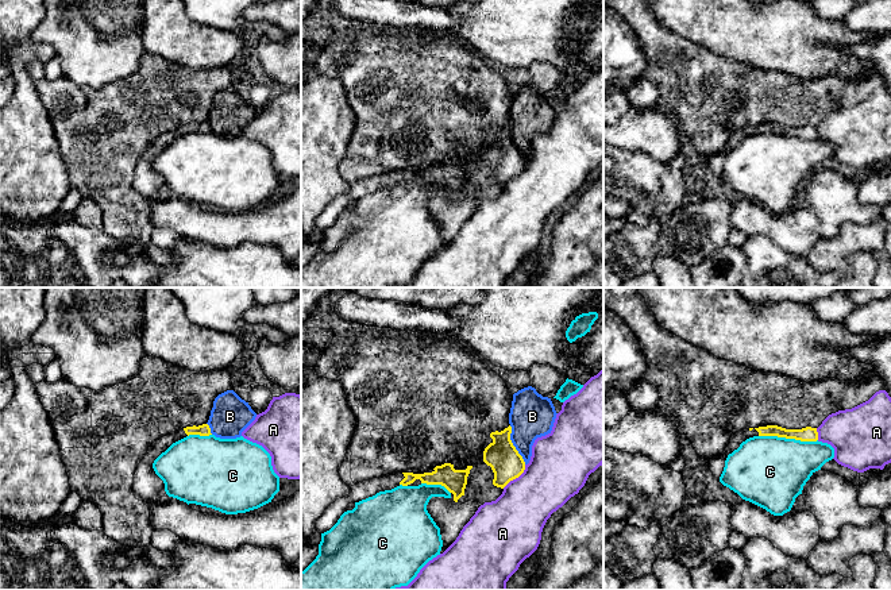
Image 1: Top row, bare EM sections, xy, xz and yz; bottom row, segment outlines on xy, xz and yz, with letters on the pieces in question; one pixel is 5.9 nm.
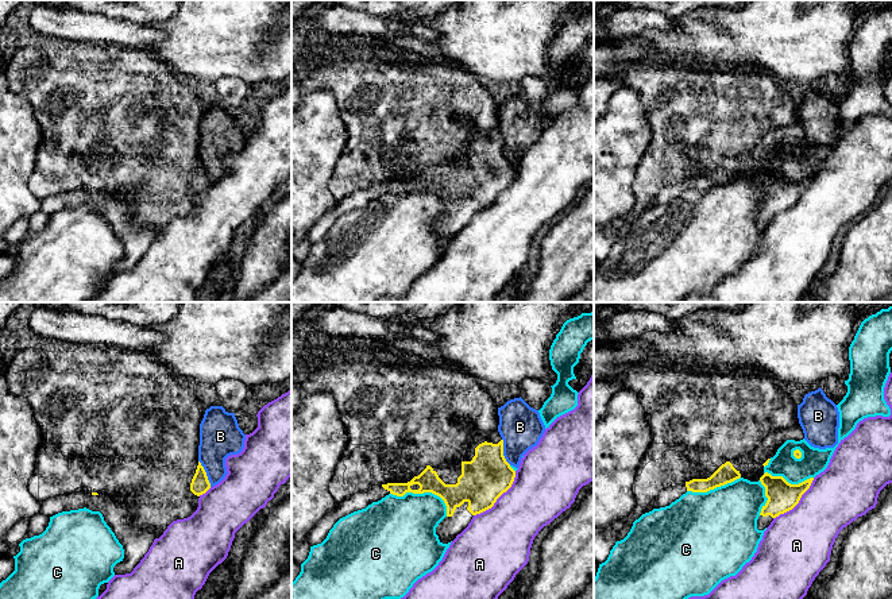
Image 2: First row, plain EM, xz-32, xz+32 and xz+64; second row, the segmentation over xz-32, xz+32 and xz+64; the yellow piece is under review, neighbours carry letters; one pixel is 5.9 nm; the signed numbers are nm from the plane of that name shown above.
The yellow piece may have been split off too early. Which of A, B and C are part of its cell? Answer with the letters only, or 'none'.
none

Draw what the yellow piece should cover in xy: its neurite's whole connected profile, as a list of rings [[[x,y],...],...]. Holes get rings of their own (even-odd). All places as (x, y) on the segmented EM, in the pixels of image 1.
[[[208,424],[186,427],[159,437],[148,447],[146,456],[140,460],[134,474],[132,493],[136,500],[151,504],[166,494],[165,483],[155,474],[153,463],[173,443],[189,435],[209,436],[212,433]]]

